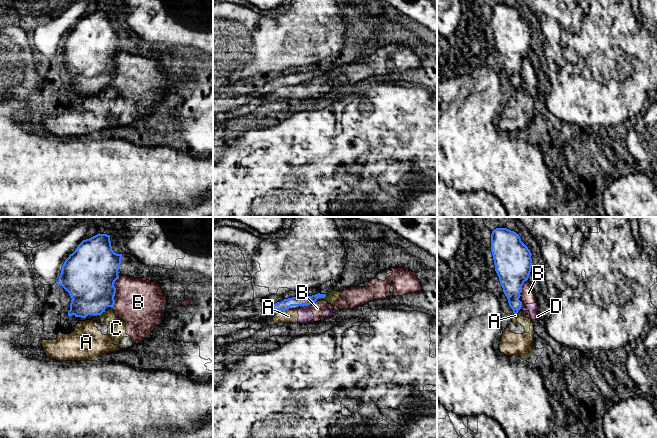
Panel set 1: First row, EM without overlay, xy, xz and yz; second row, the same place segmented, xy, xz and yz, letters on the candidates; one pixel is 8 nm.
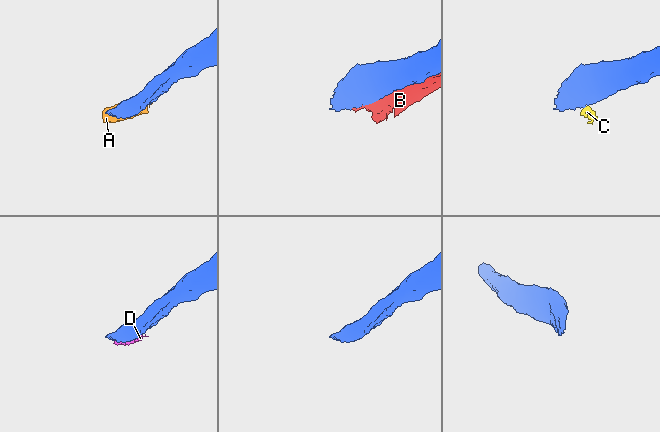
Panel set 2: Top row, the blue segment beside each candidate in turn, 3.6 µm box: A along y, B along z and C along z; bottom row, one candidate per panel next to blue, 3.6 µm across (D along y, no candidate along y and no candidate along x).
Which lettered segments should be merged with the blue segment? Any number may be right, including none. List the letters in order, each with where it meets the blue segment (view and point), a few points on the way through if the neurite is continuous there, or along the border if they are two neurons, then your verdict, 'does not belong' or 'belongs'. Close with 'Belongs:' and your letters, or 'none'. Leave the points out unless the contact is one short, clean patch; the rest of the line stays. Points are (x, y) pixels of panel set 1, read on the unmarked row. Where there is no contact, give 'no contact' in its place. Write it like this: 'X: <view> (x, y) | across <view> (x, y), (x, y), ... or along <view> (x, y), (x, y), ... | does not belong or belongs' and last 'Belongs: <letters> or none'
A: xz (284, 86) | along xz (289, 85), (280, 87) | does not belong
B: xy (115, 68) | does not belong
C: xy (101, 89) | along xy (102, 88), (99, 92) | does not belong
D: xz (305, 81) | does not belong
Belongs: none

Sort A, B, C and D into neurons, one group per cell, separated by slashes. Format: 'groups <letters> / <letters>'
groups A B C D

